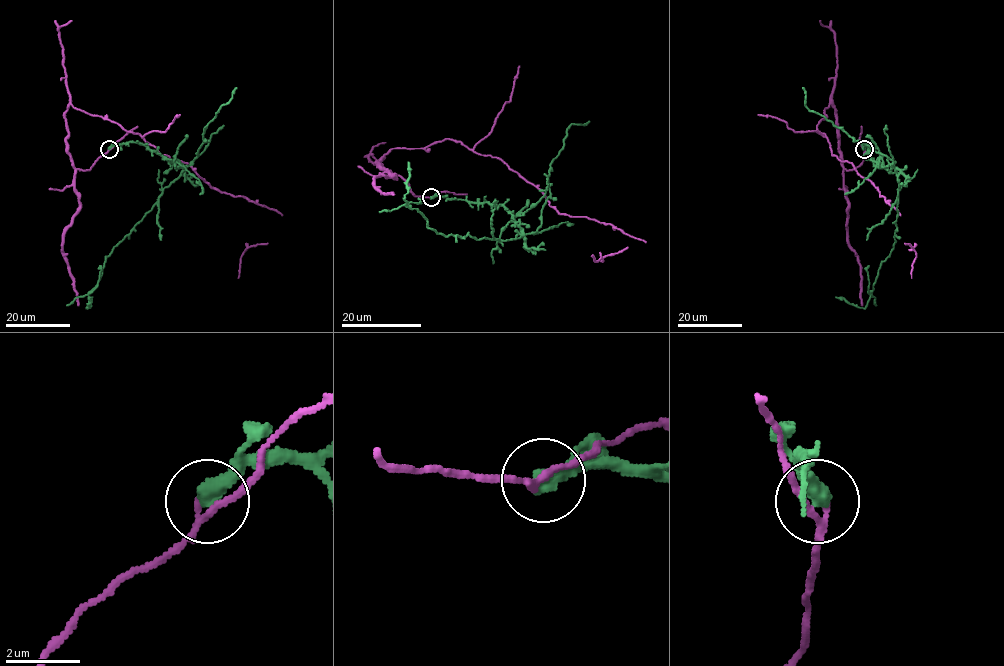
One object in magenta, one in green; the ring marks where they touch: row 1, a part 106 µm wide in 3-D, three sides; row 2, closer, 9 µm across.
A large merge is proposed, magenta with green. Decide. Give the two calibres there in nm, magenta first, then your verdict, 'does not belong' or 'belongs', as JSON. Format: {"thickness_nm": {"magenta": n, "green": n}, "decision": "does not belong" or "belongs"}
{"thickness_nm": {"magenta": 170, "green": 480}, "decision": "does not belong"}

